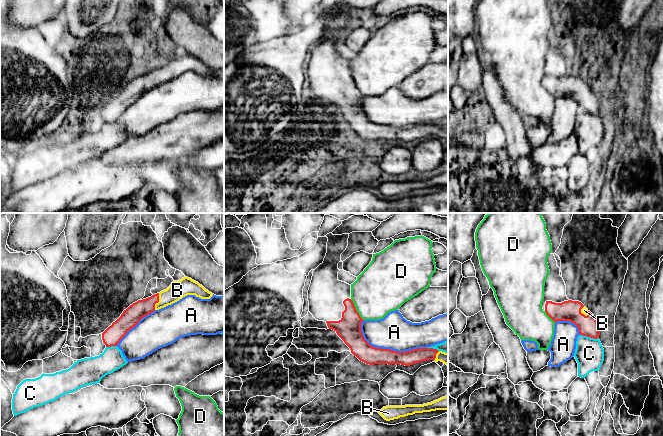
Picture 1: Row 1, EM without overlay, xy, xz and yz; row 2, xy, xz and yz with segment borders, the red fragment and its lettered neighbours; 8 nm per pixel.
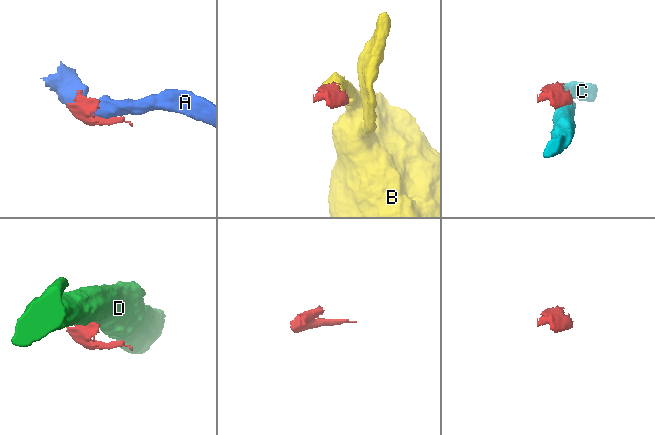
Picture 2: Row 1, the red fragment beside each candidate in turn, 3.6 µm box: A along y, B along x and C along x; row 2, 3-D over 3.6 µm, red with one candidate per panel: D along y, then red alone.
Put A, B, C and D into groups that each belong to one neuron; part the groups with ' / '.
A / B / C / D

